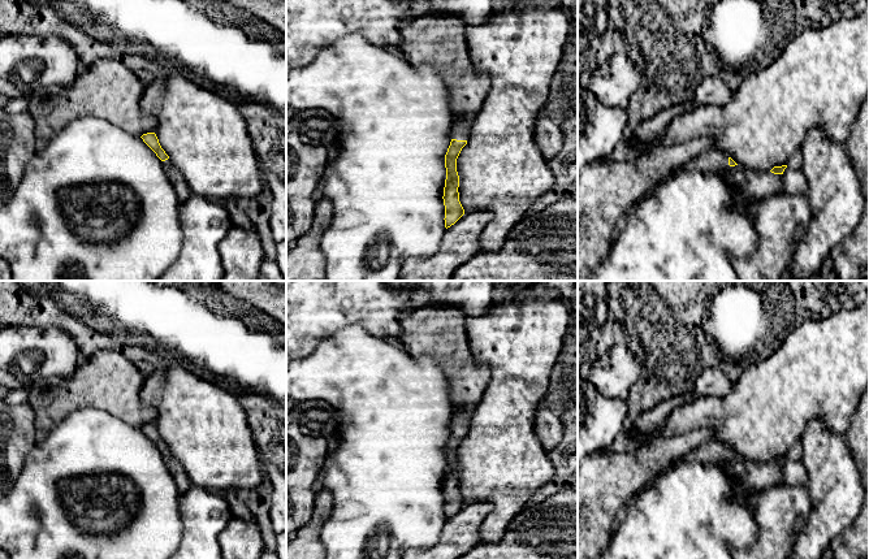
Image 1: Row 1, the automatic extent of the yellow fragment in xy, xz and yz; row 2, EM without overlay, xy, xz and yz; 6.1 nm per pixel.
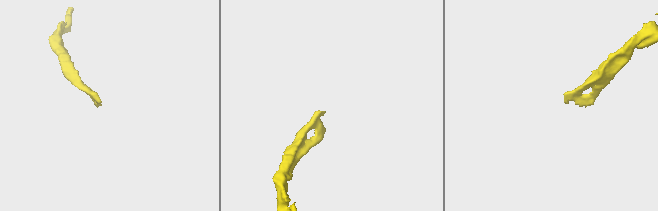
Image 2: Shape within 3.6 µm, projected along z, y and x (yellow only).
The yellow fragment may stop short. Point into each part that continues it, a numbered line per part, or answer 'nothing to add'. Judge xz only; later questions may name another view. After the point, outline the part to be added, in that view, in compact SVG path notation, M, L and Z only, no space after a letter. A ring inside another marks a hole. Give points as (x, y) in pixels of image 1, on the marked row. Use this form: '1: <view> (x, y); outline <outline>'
1: xz (462, 129); outline M468 116L454 125L451 139L468 140L475 116Z

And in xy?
1: xy (167, 164); outline M169 159L165 161L161 161L161 164L169 174L172 174L172 176L176 174L176 169Z

